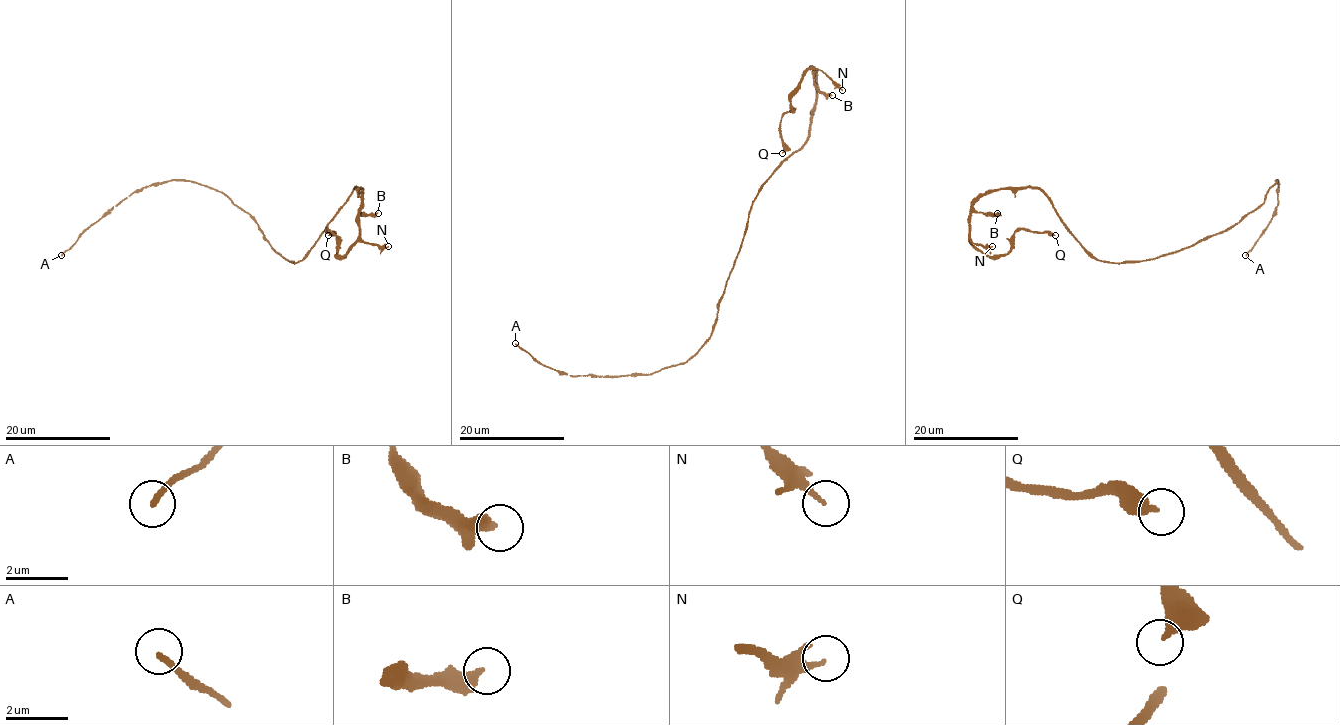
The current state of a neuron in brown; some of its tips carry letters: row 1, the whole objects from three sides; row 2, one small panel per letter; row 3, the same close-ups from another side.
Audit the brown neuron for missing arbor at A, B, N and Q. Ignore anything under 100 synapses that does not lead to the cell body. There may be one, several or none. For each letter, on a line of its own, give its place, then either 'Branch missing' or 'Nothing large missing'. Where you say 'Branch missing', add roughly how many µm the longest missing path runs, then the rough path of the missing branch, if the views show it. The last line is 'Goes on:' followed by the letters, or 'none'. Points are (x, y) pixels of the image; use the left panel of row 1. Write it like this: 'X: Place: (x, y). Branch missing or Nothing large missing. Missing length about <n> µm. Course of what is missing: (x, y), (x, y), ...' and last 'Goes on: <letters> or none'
A: Place: (61, 255). Branch missing. Missing length about 190 µm
B: Place: (378, 213). Nothing large missing
N: Place: (388, 246). Nothing large missing
Q: Place: (328, 235). Nothing large missing
Goes on: A

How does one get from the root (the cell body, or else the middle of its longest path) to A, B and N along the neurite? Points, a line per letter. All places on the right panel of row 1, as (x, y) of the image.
A: (1135, 260), (1176, 252), (1231, 229), (1265, 200), (1277, 180), (1275, 212), (1245, 255)
B: (1135, 260), (1111, 263), (1094, 258), (1037, 188), (988, 189), (974, 204), (977, 212), (997, 213)
N: (1135, 260), (1111, 263), (1094, 258), (1037, 188), (988, 189), (974, 204), (970, 241), (992, 246)

